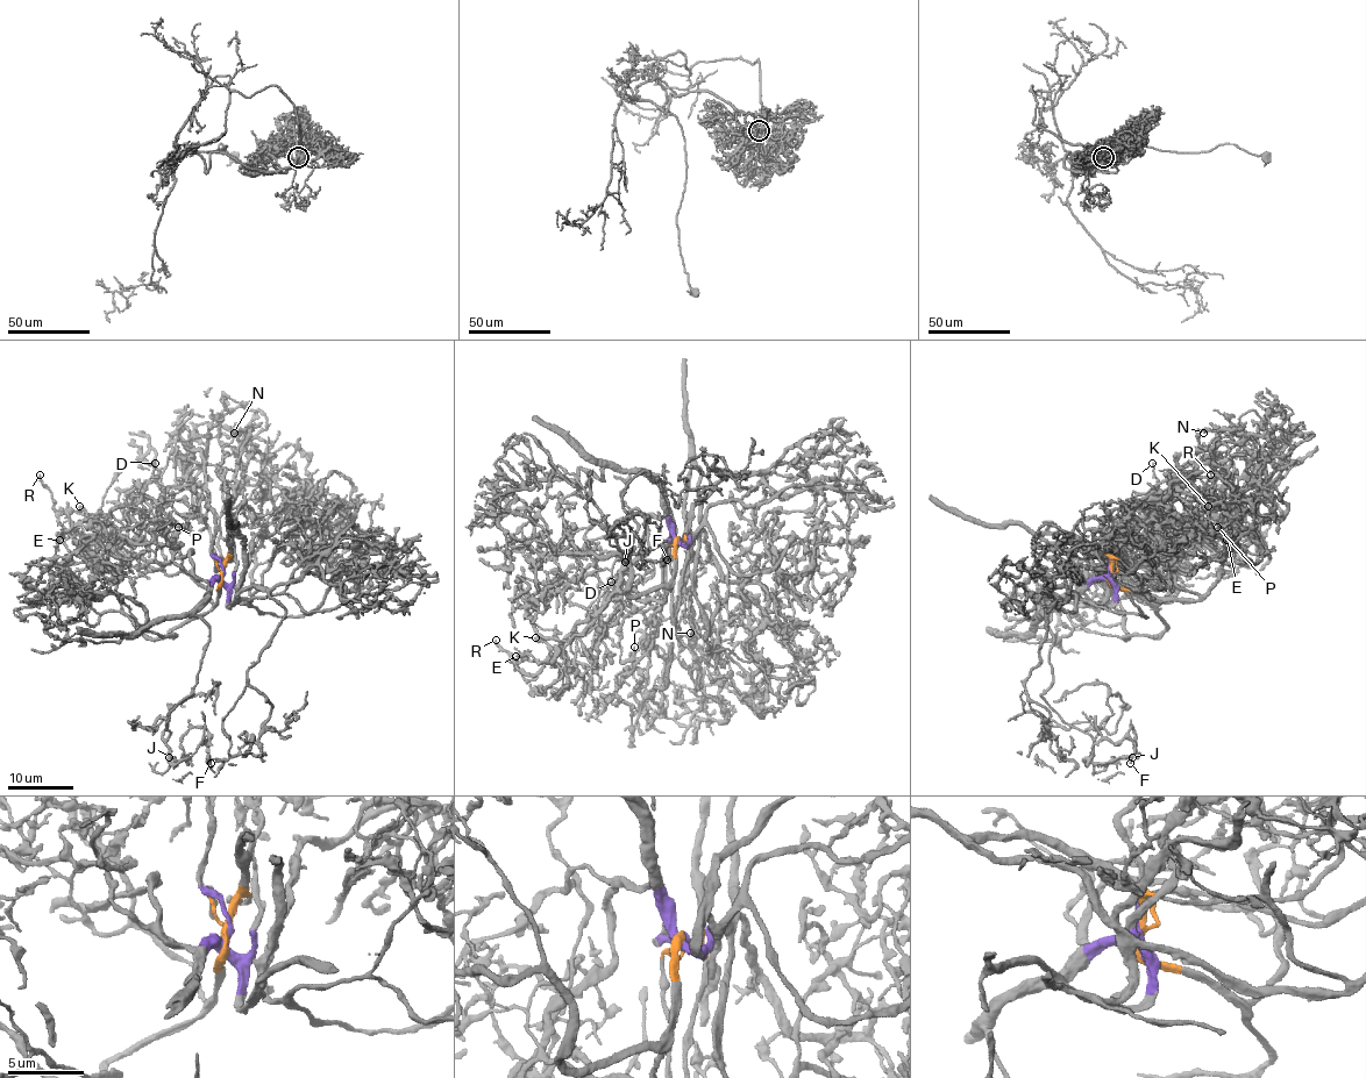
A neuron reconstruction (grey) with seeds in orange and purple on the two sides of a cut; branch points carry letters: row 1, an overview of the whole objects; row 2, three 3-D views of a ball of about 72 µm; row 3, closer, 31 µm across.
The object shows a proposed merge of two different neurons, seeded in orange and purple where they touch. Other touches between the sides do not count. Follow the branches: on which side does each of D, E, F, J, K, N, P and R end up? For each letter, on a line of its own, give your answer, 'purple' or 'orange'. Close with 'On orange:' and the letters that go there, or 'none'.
D: purple
E: purple
F: purple
J: purple
K: purple
N: purple
P: orange
R: purple
On orange: P

